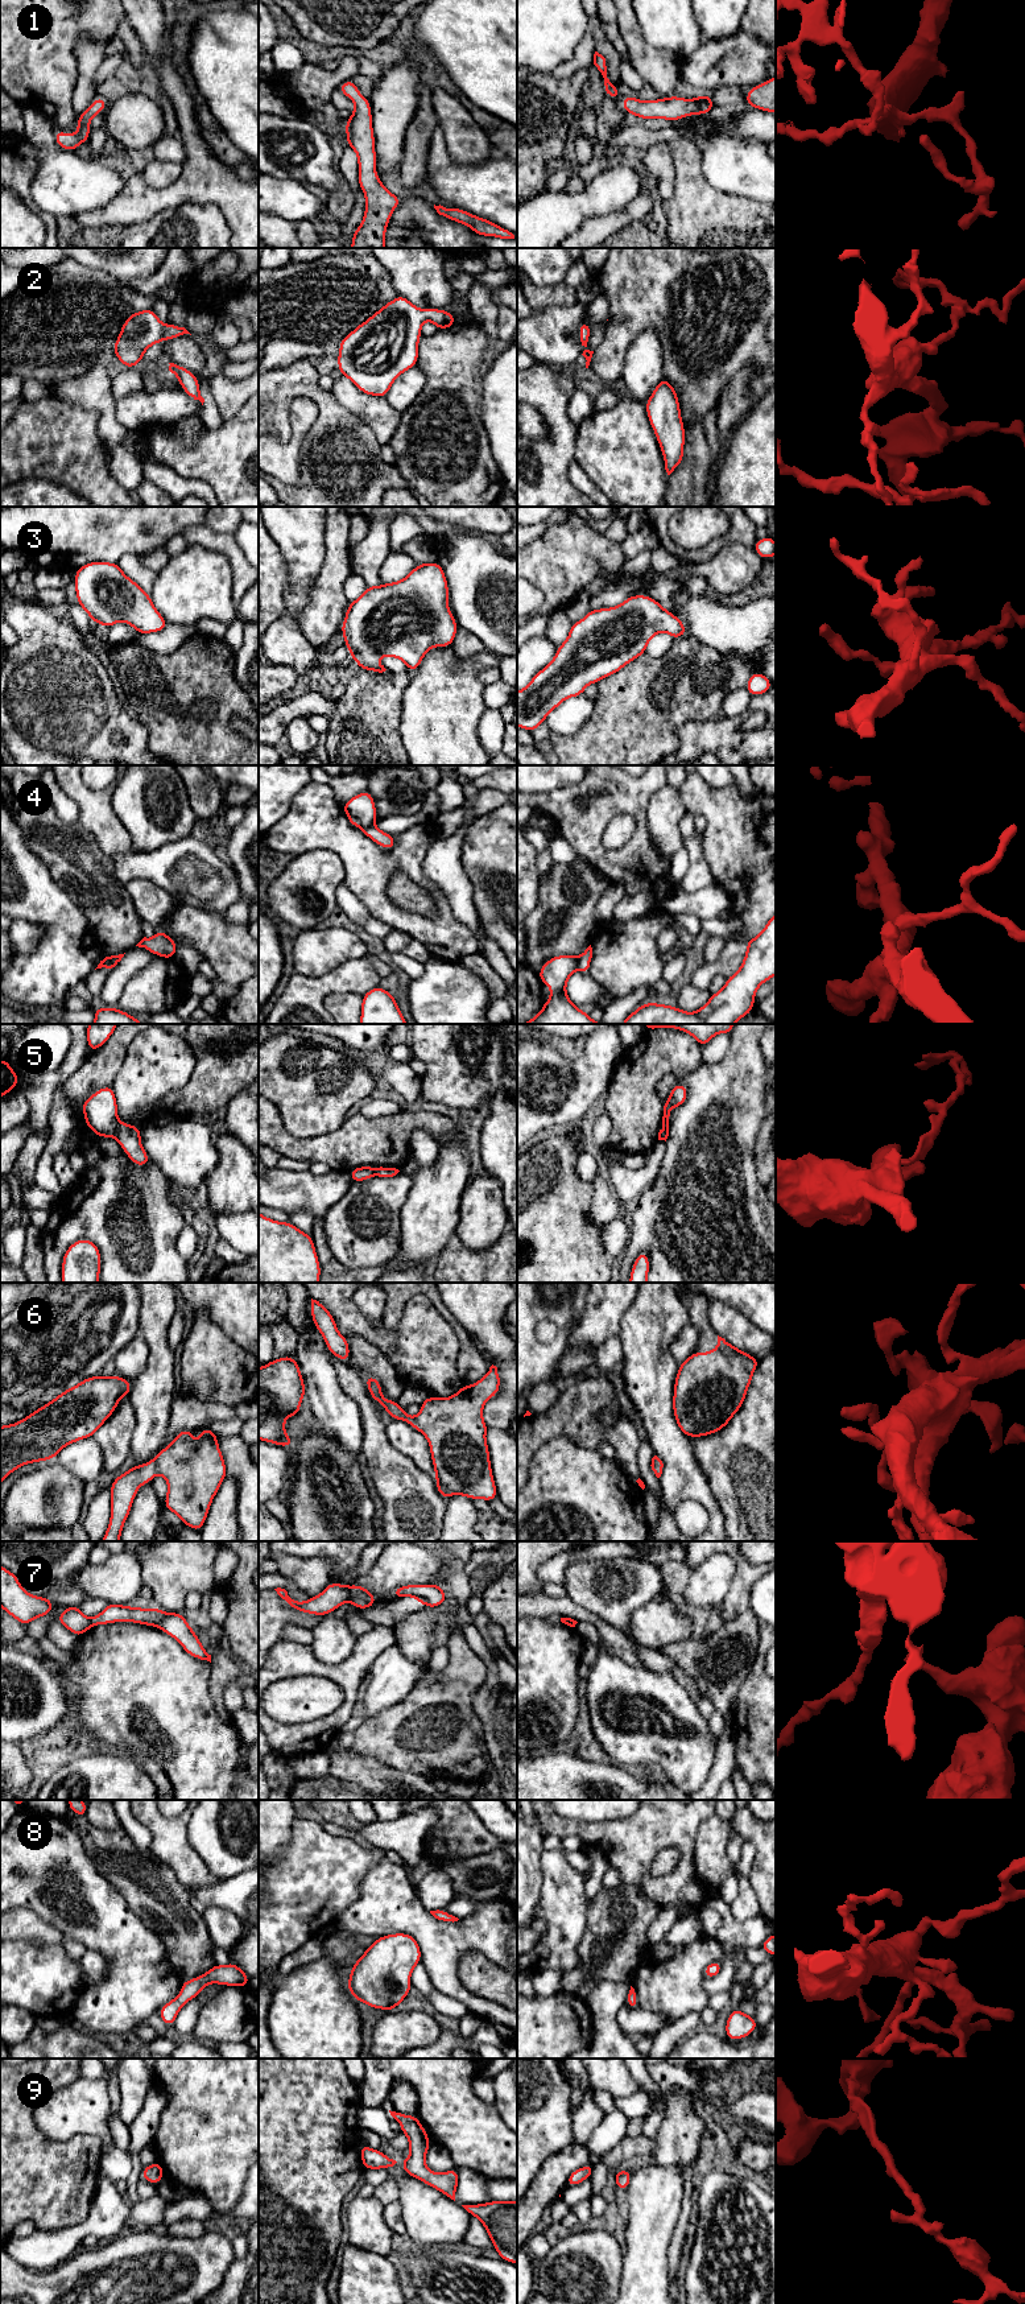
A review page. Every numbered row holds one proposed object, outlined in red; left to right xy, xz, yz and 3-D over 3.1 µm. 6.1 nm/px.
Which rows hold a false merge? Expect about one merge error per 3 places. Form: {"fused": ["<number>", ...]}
{"fused": ["4", "5", "7"]}

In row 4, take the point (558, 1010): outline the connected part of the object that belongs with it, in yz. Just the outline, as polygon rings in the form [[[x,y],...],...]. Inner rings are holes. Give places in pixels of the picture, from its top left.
[[[555,955],[544,963],[538,976],[542,984],[550,986],[550,999],[536,1017],[521,1024],[603,1024],[575,1007],[566,992],[566,983],[578,963],[579,958],[575,955]]]

